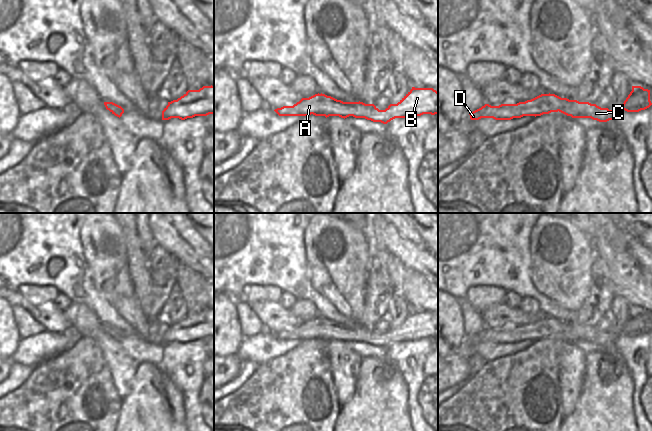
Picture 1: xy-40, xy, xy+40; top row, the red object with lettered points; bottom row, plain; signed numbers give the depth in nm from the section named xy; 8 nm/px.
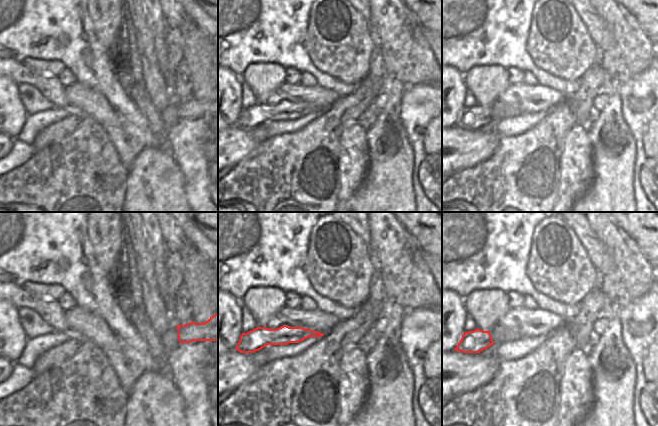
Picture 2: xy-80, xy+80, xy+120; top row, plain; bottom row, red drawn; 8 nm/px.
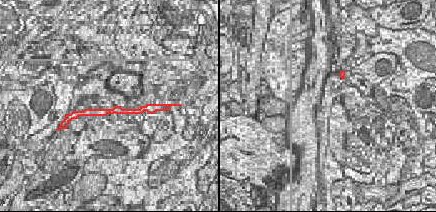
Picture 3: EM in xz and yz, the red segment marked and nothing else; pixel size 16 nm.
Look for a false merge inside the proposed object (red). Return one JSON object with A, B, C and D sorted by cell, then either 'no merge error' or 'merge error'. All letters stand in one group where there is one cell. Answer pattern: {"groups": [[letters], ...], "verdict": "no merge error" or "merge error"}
{"groups": [["A", "B", "C", "D"]], "verdict": "no merge error"}

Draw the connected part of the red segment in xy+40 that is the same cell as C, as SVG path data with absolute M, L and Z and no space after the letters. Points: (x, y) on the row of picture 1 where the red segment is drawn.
M541 94L531 100L517 104L501 104L491 106L485 104L481 108L469 112L471 120L493 118L495 120L511 120L523 116L541 116L551 112L561 112L572 118L591 118L599 122L614 120L617 111L601 108L589 102L579 102L561 98L555 94Z

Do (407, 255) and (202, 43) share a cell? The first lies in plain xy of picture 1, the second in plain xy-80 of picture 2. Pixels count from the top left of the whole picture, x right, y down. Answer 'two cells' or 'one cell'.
two cells

